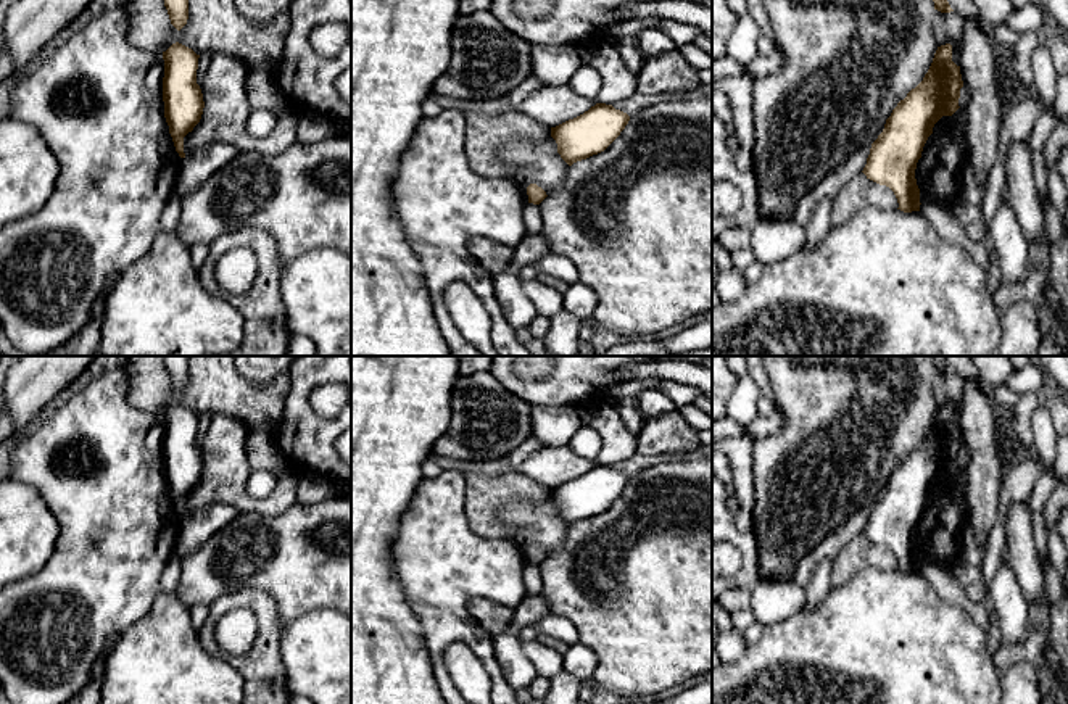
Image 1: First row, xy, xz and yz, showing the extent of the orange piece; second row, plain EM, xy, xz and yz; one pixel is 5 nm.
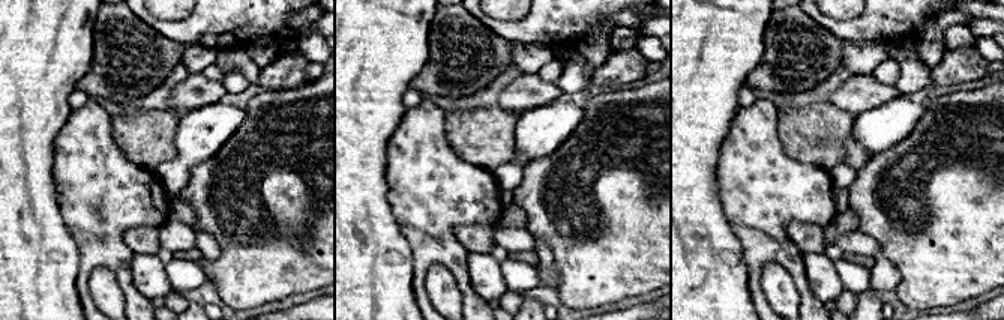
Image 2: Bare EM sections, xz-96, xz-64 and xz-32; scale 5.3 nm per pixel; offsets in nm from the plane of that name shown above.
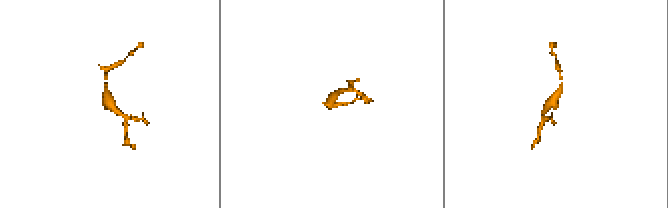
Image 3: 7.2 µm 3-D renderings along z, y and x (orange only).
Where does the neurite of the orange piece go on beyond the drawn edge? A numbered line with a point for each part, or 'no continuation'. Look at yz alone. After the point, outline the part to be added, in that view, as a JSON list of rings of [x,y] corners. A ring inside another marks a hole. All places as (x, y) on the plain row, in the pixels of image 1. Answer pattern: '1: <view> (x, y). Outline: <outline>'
no continuation

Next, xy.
no continuation

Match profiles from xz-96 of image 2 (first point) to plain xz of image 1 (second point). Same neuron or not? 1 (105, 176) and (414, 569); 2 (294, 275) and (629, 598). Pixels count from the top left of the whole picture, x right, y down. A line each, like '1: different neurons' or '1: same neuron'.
1: same neuron
2: same neuron

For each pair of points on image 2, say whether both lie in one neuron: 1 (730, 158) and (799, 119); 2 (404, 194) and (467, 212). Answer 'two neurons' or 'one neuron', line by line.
1: two neurons
2: one neuron

